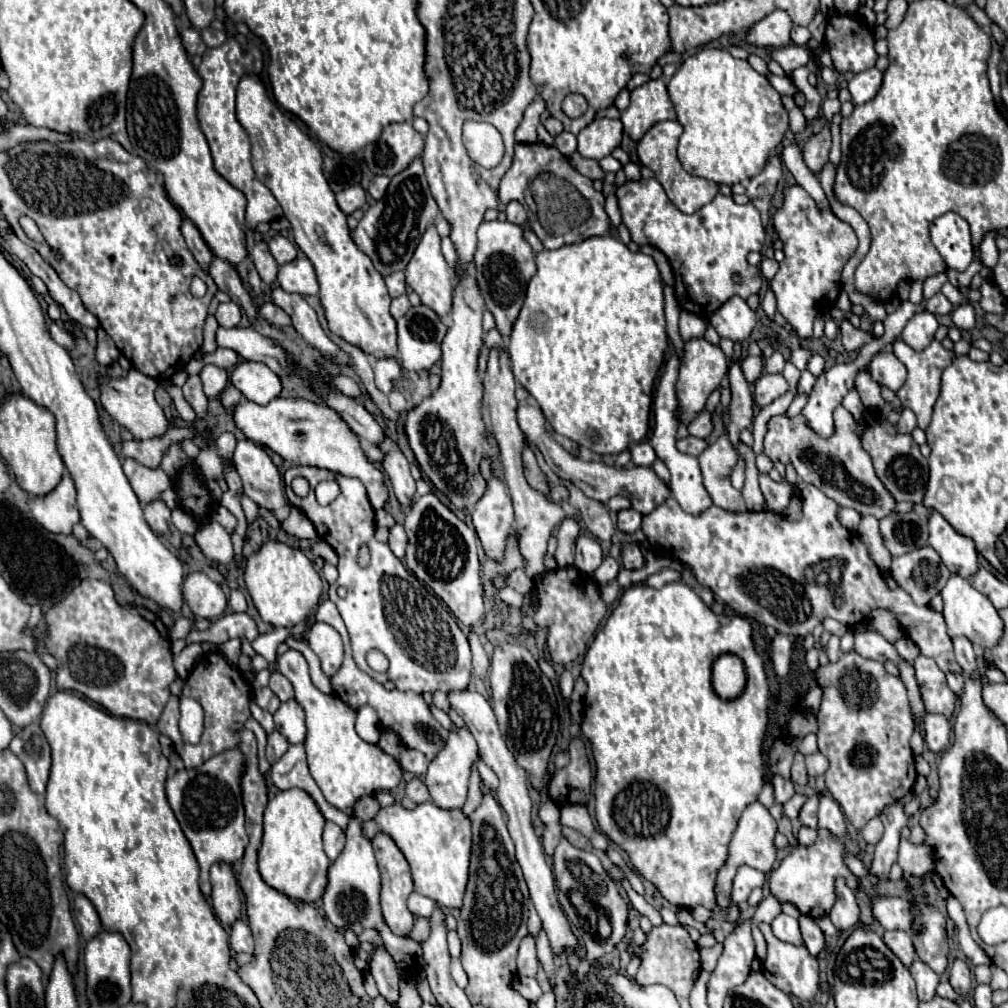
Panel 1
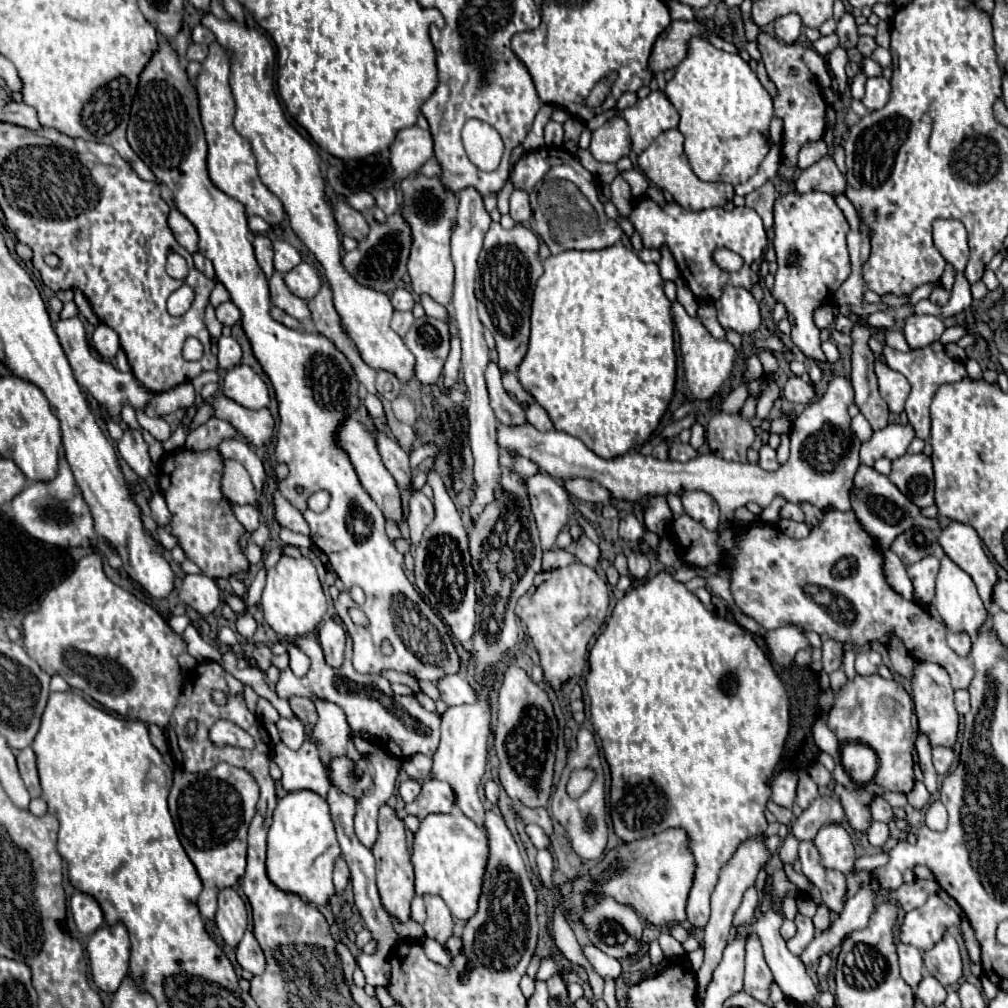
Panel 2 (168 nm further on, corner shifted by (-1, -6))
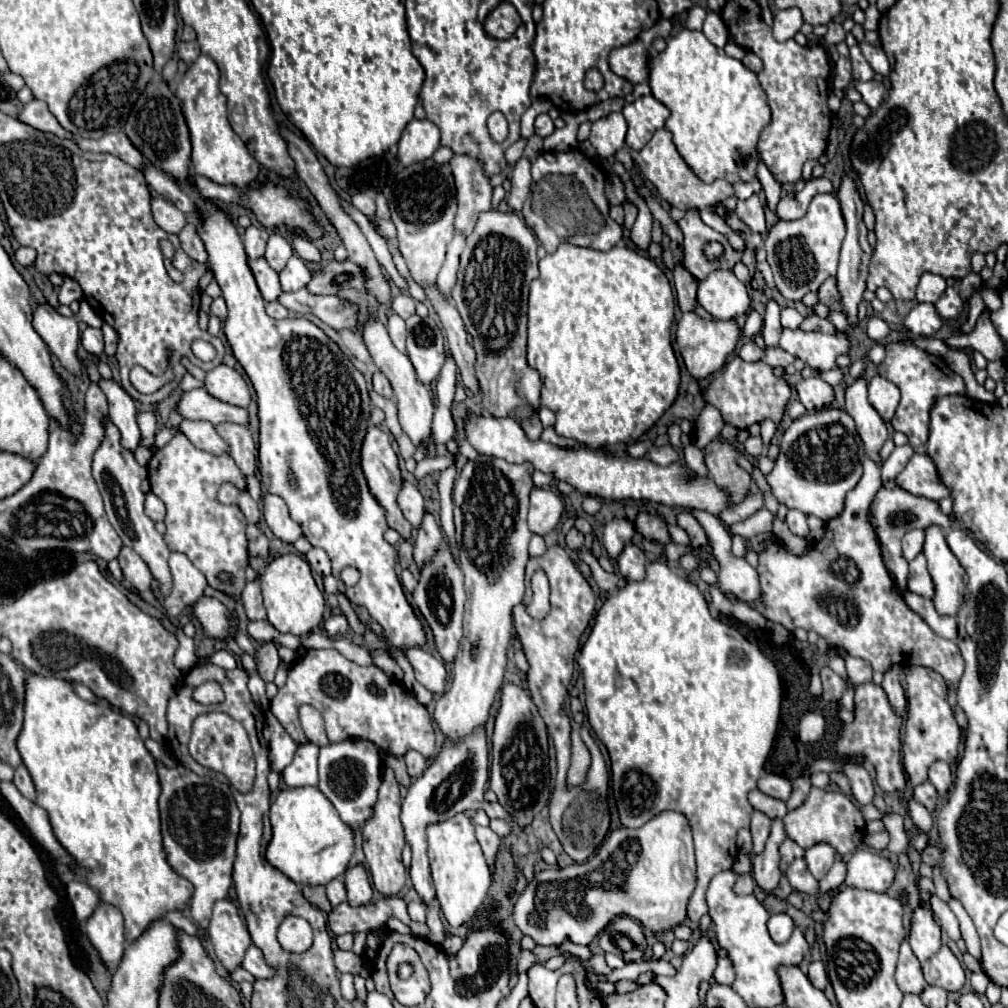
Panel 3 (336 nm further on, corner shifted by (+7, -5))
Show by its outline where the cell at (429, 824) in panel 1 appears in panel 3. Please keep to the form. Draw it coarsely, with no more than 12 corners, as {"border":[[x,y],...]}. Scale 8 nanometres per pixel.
{"border":[[466,814],[426,828],[448,924],[474,918],[490,868]]}

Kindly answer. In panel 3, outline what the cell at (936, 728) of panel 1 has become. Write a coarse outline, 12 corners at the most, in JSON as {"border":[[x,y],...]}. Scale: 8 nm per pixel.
{"border":[[936,760],[928,776],[940,794],[952,786],[950,764]]}

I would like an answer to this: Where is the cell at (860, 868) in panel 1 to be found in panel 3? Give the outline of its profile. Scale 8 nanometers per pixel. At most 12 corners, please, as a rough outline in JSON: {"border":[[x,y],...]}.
{"border":[[818,842],[806,850],[810,872],[820,880],[832,868],[836,852]]}

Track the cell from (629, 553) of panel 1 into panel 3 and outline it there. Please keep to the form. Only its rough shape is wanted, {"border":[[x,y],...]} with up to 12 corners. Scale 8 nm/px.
{"border":[[628,544],[618,556],[618,570],[626,580],[646,576],[644,552]]}

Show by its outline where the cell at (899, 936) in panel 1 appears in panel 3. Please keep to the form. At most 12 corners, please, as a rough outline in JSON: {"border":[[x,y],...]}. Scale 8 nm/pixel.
{"border":[[908,942],[900,946],[898,988],[920,994],[926,986]]}

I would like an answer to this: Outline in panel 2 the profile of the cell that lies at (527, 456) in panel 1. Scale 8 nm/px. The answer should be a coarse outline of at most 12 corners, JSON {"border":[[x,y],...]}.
{"border":[[548,473],[528,481],[542,549],[568,523],[570,495]]}

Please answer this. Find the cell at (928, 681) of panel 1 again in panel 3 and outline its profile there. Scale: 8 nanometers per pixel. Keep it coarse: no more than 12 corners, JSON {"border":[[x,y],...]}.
{"border":[[906,668],[902,762],[912,786],[952,762],[960,726],[942,676]]}

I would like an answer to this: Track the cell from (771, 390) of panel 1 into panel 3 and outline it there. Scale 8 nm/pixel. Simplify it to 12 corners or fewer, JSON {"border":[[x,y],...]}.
{"border":[[812,376],[796,384],[798,402],[816,412],[834,400],[834,390]]}

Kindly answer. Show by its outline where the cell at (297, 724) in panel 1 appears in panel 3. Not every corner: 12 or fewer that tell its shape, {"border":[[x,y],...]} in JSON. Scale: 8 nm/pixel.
{"border":[[266,712],[264,738],[270,768],[282,772],[298,744],[272,712]]}

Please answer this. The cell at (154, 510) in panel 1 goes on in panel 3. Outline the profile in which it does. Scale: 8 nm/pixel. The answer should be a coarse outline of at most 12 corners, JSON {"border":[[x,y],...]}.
{"border":[[146,494],[150,520],[164,520],[166,508],[158,496]]}

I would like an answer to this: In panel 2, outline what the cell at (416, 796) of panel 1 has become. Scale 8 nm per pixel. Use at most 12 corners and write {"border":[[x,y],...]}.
{"border":[[406,779],[400,785],[400,795],[410,803],[420,793],[420,783]]}

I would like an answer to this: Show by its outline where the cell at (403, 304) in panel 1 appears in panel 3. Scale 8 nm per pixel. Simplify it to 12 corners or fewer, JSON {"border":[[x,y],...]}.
{"border":[[398,314],[388,318],[388,334],[394,346],[406,352],[406,326]]}

